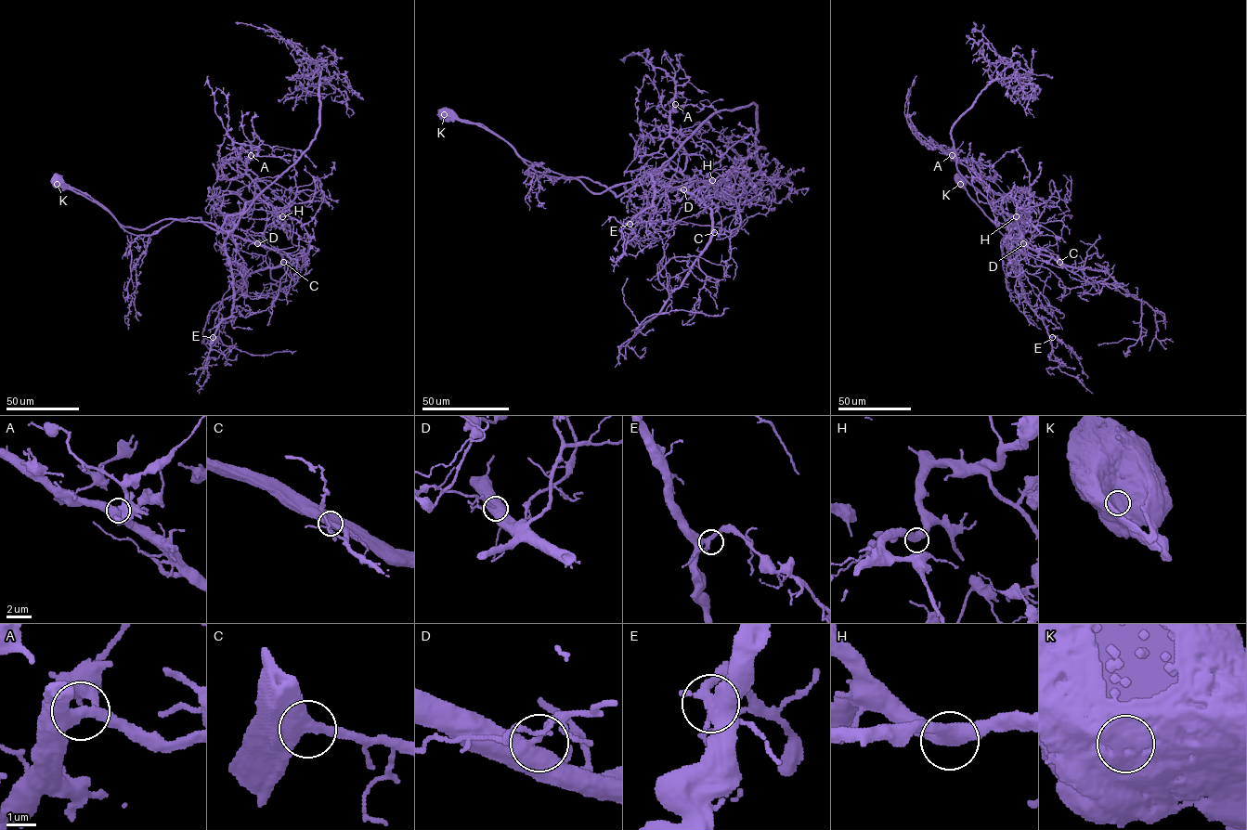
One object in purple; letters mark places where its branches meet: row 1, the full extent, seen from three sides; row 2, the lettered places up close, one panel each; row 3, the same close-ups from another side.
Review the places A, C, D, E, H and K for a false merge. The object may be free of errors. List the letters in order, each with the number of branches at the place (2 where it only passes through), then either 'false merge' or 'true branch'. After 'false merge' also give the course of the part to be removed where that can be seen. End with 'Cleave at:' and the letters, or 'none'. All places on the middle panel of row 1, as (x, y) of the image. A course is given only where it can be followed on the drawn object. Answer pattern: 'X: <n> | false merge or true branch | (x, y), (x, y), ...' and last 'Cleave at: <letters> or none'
A: 3 | true branch
C: 2 | true branch
D: 2 | true branch
E: 2 | true branch
H: 3 | true branch
K: 1 | false merge | (444, 114), (603, 192), (653, 174), (716, 112), (753, 103), (759, 168), (746, 175), (692, 131), (656, 129)
Cleave at: K

